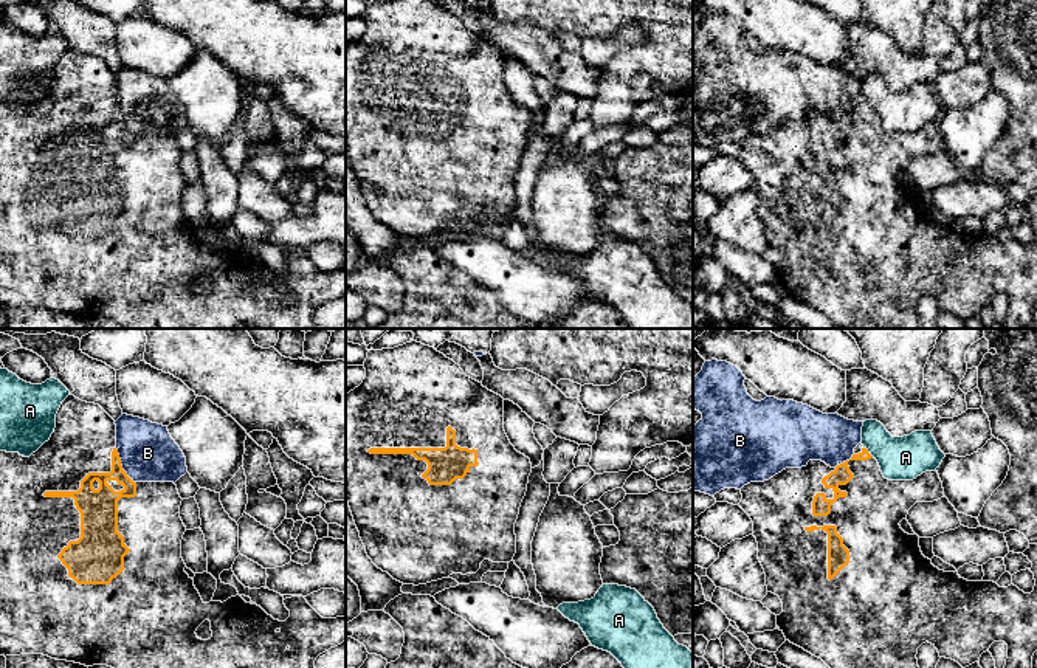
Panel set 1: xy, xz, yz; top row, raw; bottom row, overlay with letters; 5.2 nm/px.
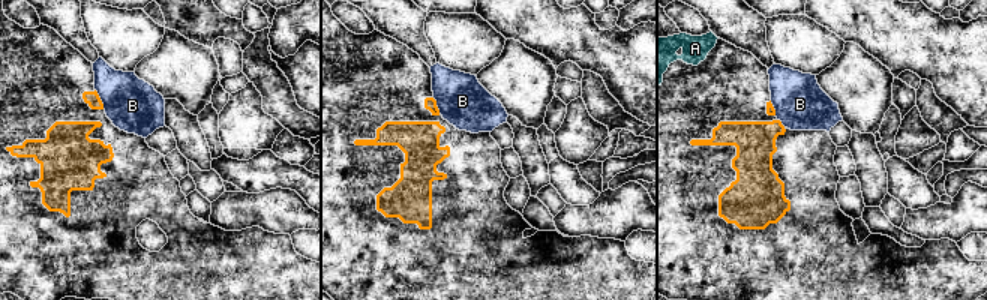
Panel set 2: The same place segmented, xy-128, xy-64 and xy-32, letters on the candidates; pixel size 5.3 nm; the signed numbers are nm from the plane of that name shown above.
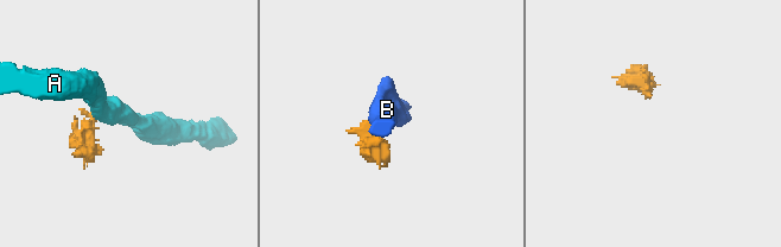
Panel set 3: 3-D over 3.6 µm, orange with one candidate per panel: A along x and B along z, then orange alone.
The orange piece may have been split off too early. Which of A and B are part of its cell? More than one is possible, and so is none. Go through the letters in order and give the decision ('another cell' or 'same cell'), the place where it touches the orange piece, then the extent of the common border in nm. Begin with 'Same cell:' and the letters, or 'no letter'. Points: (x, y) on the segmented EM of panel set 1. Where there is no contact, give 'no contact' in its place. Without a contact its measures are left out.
Same cell: no letter
A: another cell; contact yz (867, 451); length 80 nm
B: another cell; contact xy (121, 465); length 220 nm

